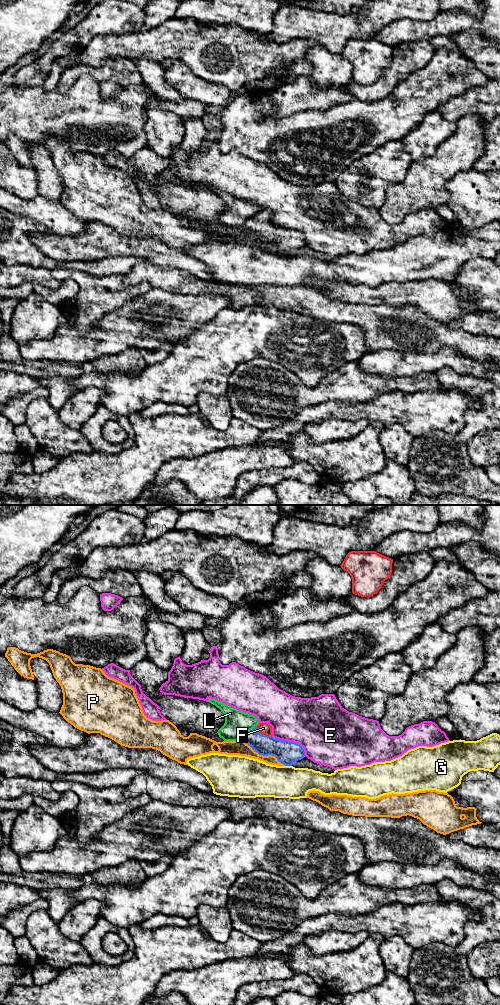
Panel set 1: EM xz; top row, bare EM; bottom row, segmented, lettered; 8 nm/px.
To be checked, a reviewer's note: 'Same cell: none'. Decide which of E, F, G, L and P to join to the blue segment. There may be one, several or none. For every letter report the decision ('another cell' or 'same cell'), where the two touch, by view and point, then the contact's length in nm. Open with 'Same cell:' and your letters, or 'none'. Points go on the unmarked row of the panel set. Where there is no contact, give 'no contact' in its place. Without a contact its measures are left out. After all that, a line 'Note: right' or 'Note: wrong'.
Same cell: F
E: another cell; meets blue in xz at (292, 230); contact 320 nm long
F: same cell; meets blue in xz at (262, 222); contact 150 nm long
G: another cell; meets blue in xz at (288, 253); contact 60 nm long
L: another cell; meets blue in xz at (247, 220); contact 170 nm long
P: another cell; meets blue in xz at (264, 243); contact 400 nm long
Note: wrong

